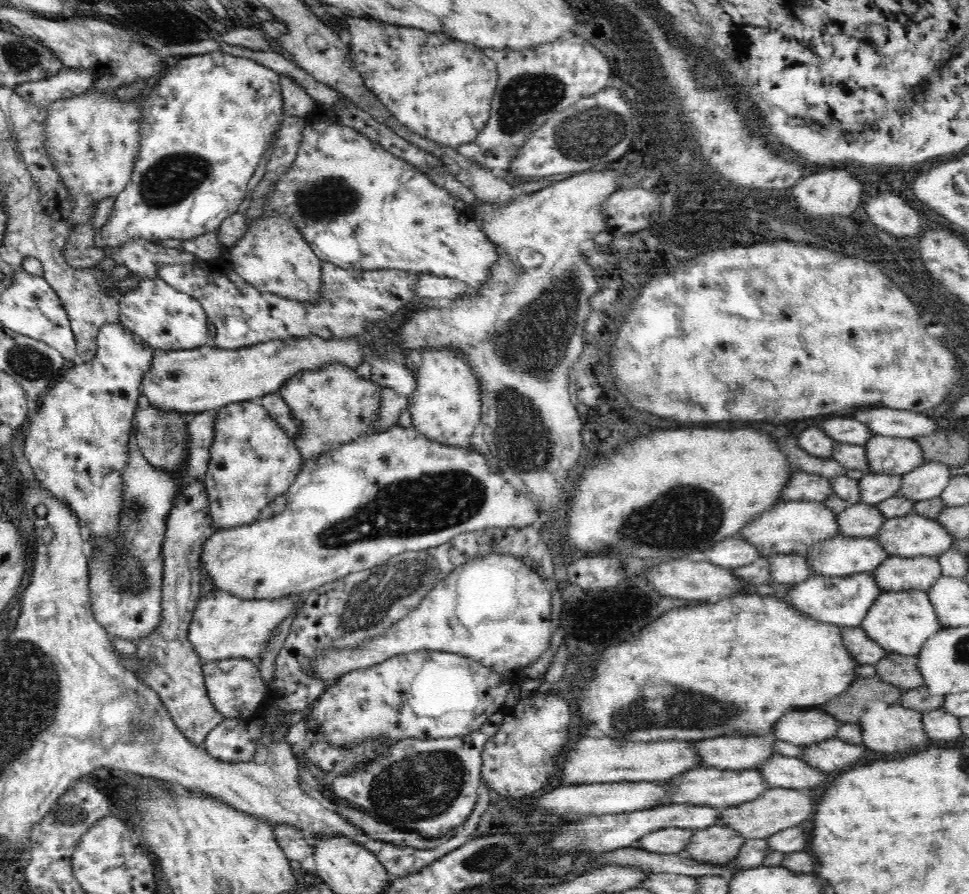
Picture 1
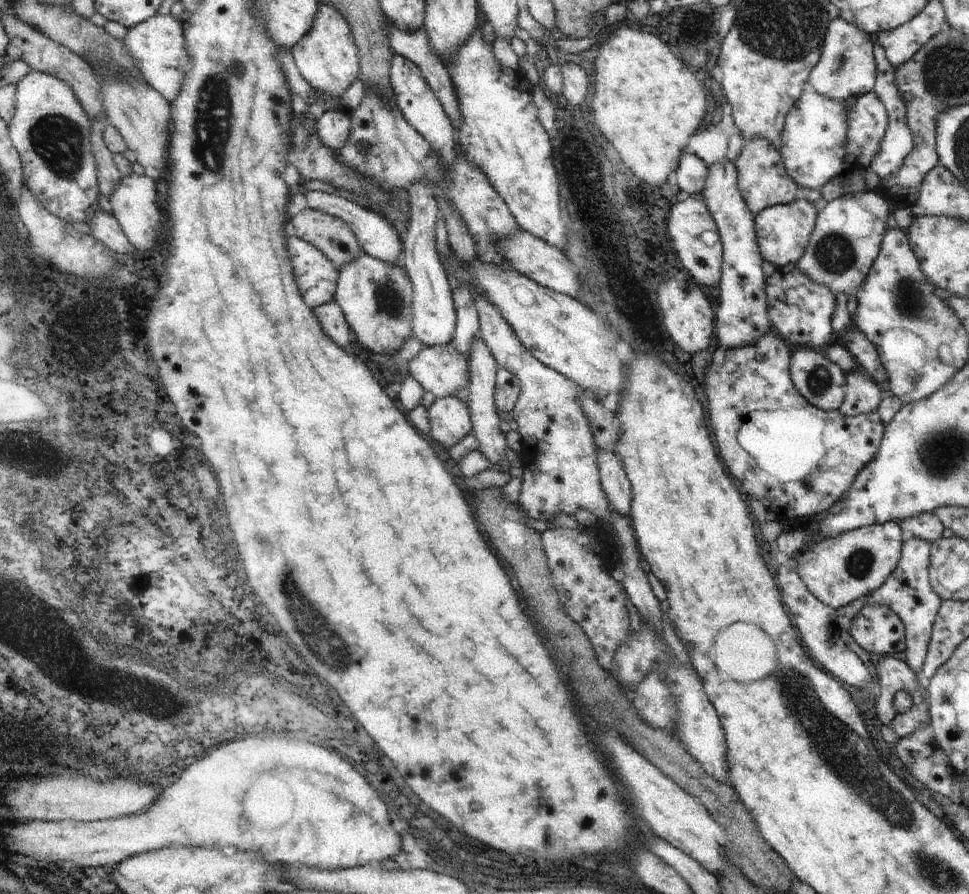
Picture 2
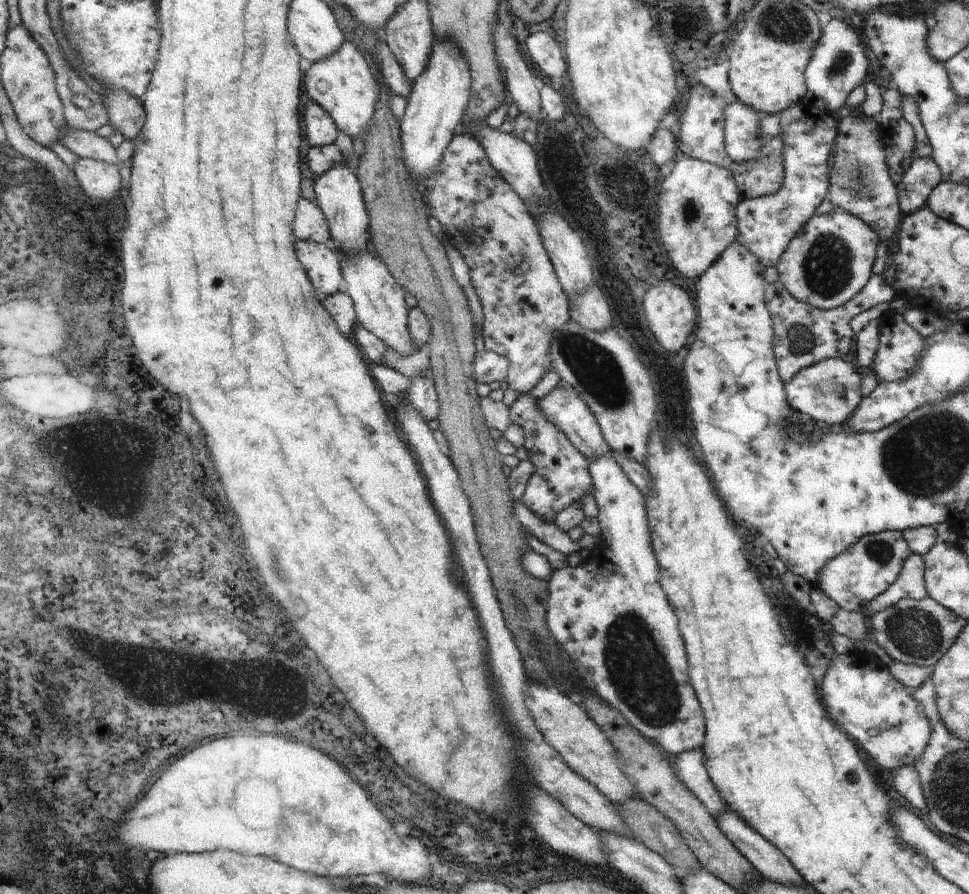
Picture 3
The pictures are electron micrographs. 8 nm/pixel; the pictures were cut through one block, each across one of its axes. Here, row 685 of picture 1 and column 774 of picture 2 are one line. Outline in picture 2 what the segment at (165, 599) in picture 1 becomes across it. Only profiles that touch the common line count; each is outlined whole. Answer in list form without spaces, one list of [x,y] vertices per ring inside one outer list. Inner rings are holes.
[[[753,138],[745,142],[733,164],[737,170],[737,190],[745,200],[747,208],[751,210],[751,214],[759,214],[761,210],[771,206],[785,206],[799,198],[797,184],[785,174],[781,154],[769,140]]]

